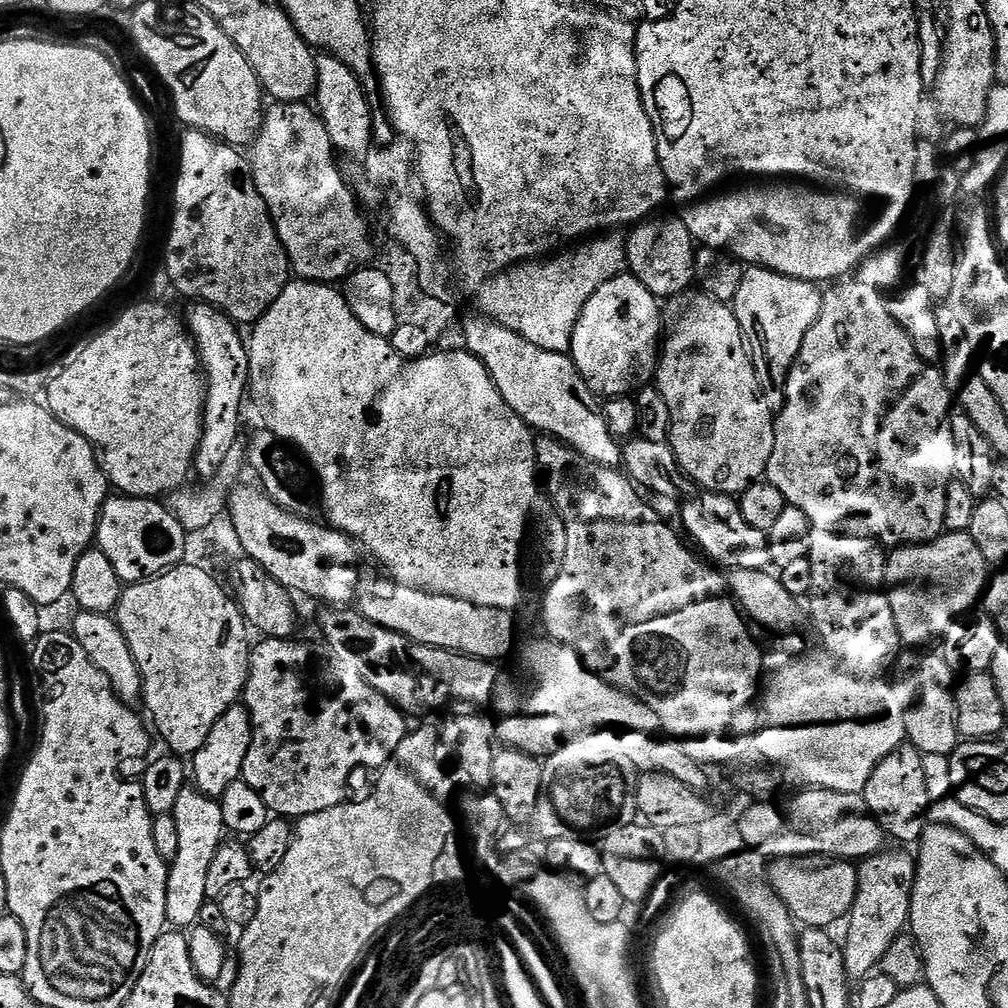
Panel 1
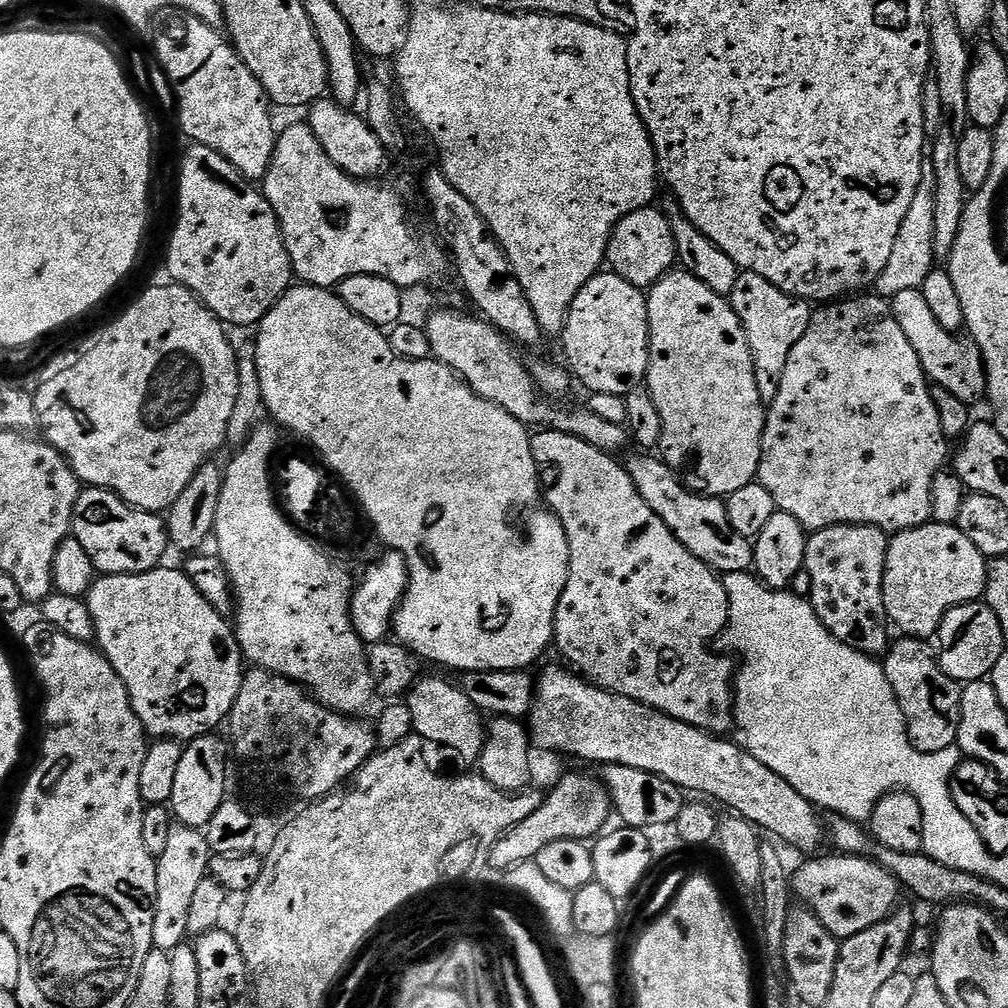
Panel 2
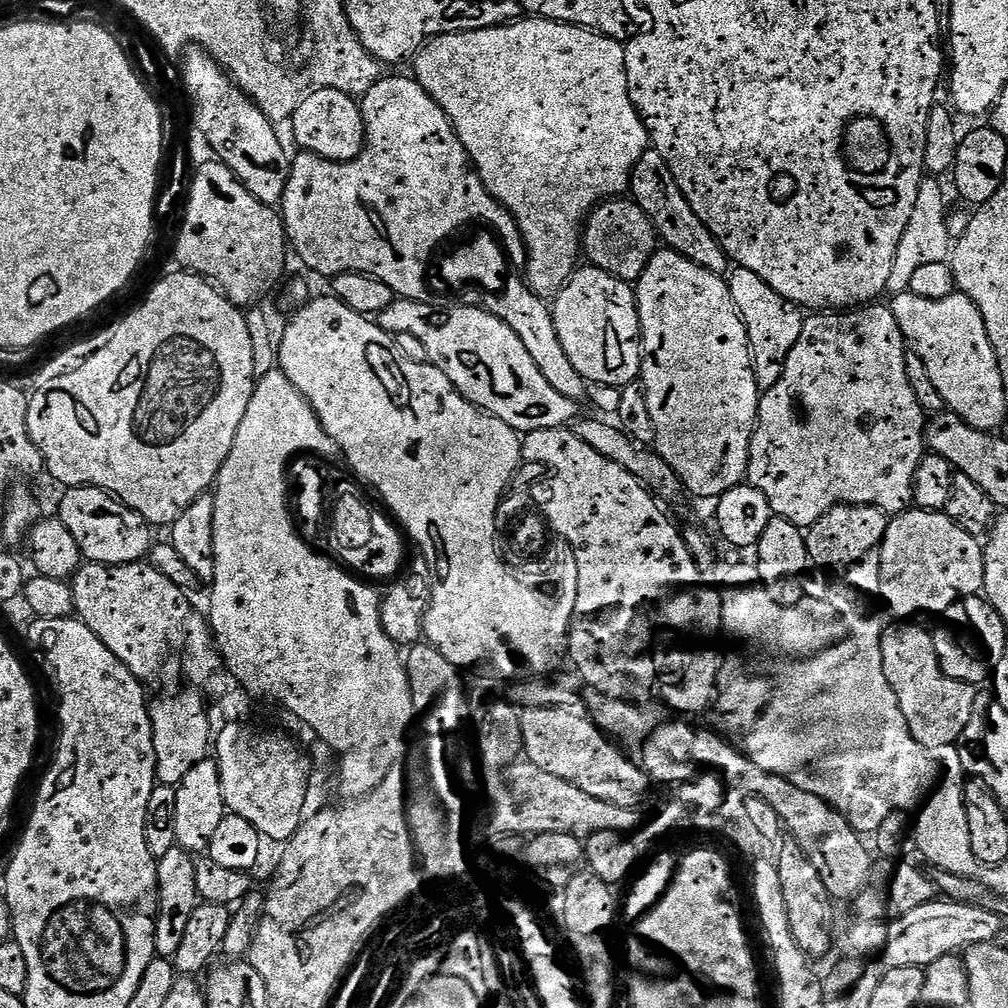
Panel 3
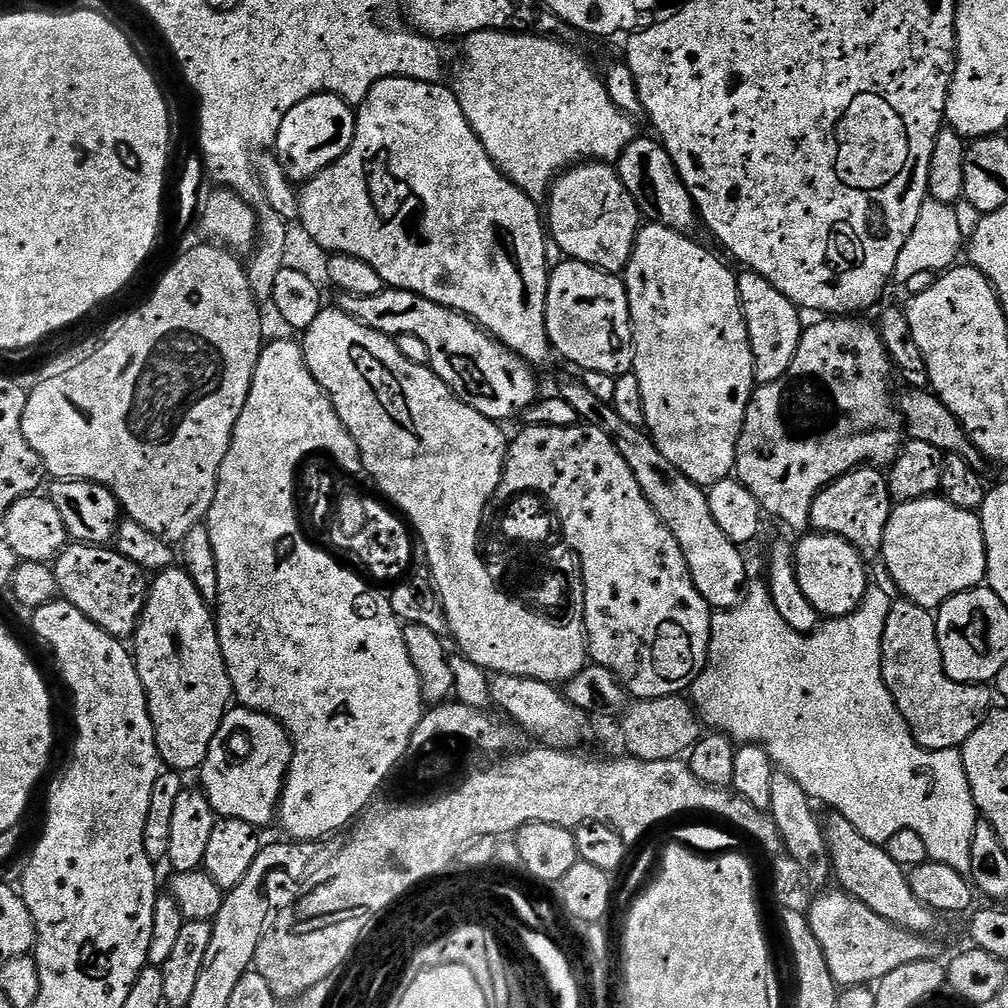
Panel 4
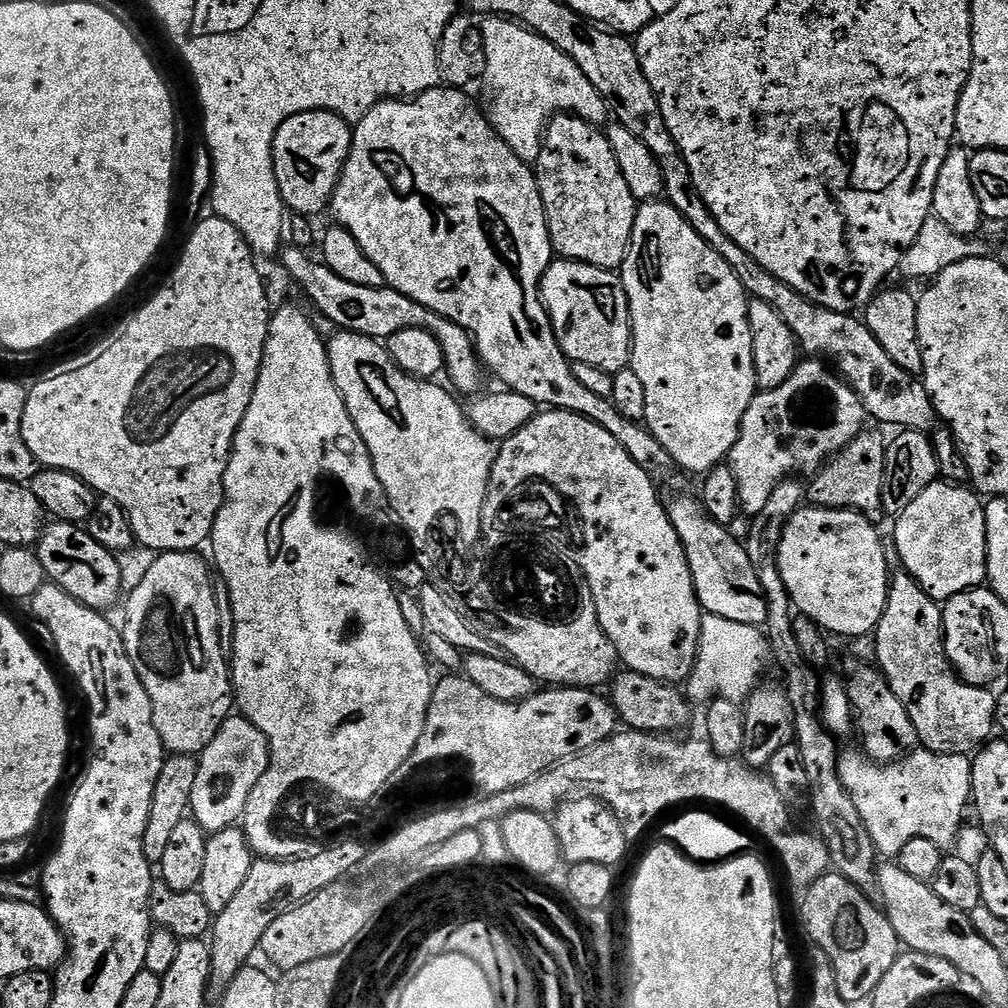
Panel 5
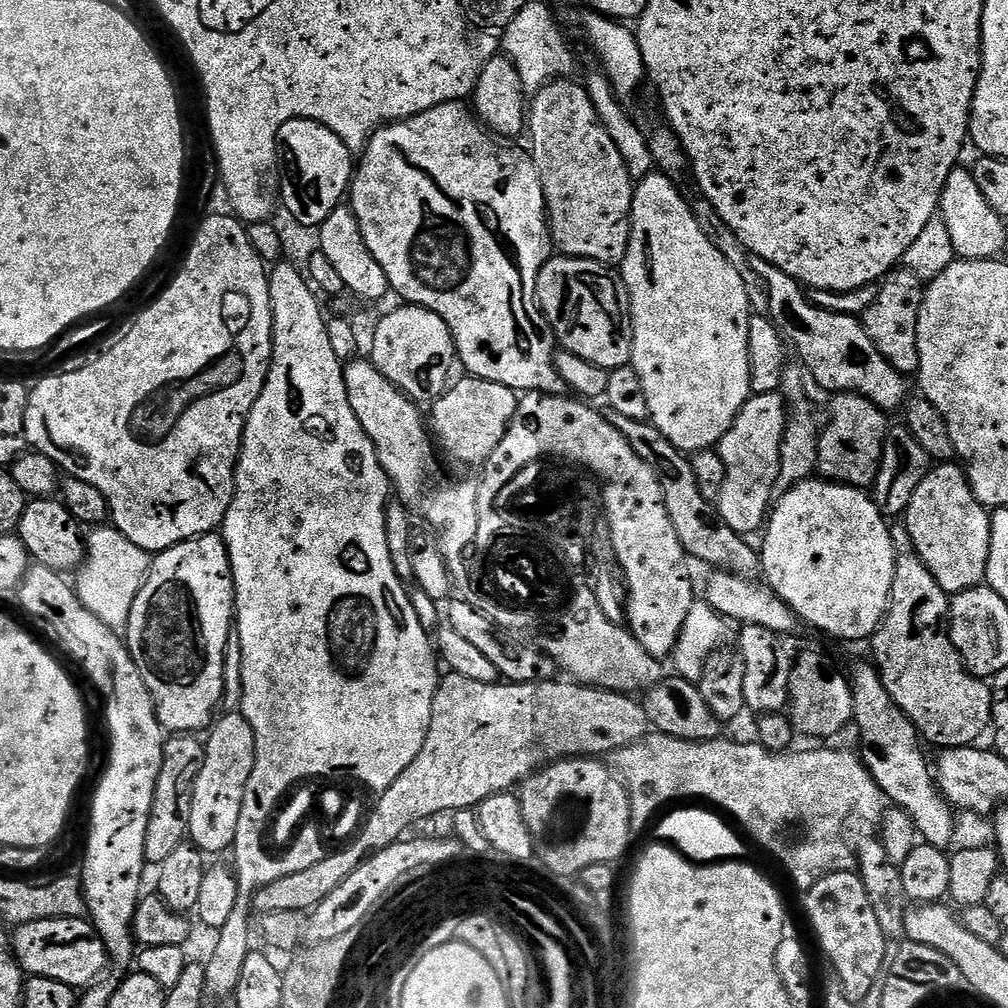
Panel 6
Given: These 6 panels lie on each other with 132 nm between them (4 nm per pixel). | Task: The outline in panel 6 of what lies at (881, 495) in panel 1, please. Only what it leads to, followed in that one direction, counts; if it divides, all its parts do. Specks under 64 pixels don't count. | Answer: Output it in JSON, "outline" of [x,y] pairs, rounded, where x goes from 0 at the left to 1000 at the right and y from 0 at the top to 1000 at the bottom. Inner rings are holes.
{"outline":[[[771,390],[747,392],[730,412],[724,427],[714,436],[712,447],[720,462],[720,478],[716,478],[712,503],[714,513],[724,526],[743,530],[753,529],[759,523],[768,496],[766,487],[772,474],[779,418],[780,401]]]}

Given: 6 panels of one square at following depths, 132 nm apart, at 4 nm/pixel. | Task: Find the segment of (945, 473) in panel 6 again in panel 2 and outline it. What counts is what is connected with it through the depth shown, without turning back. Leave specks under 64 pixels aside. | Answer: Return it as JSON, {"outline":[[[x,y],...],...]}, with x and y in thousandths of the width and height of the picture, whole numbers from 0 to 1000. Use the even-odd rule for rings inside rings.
{"outline":[[[922,518],[898,528],[890,528],[882,535],[877,559],[877,604],[881,607],[881,615],[886,620],[889,618],[897,626],[894,628],[898,632],[928,632],[933,625],[937,610],[943,603],[971,596],[977,590],[979,582],[980,560],[977,552],[947,520]]]}

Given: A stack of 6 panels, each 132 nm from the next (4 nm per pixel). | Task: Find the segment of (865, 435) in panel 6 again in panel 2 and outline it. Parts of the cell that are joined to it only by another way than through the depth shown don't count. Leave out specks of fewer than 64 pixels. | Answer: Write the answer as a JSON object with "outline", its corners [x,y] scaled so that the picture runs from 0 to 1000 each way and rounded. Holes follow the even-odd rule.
{"outline":[[[832,520],[809,525],[801,533],[798,541],[797,566],[804,569],[804,594],[812,613],[827,633],[847,641],[852,647],[859,647],[862,651],[868,652],[880,648],[883,642],[882,620],[879,618],[881,607],[877,604],[877,559],[882,535],[882,529],[865,520]]]}

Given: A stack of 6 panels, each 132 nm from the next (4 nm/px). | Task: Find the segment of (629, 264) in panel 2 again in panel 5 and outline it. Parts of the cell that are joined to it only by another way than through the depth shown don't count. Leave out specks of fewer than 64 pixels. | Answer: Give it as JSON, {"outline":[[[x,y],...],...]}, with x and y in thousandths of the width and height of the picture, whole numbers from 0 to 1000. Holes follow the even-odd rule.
{"outline":[[[553,113],[540,132],[540,144],[536,146],[536,155],[530,160],[530,170],[542,208],[549,247],[557,255],[575,258],[585,264],[604,268],[616,266],[627,242],[633,200],[629,192],[625,192],[625,185],[621,185],[621,177],[613,165],[613,157],[609,157],[602,134],[592,124],[581,121],[575,115]]]}

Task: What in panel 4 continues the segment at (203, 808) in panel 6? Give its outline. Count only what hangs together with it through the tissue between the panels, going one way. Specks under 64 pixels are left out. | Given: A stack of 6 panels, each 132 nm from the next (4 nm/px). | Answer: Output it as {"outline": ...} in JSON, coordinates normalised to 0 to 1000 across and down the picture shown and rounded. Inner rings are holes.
{"outline":[[[241,700],[231,701],[218,717],[216,728],[209,736],[205,751],[199,758],[200,784],[217,811],[242,814],[261,821],[275,813],[282,775],[285,773],[292,746],[293,741],[284,721],[270,710]]]}

